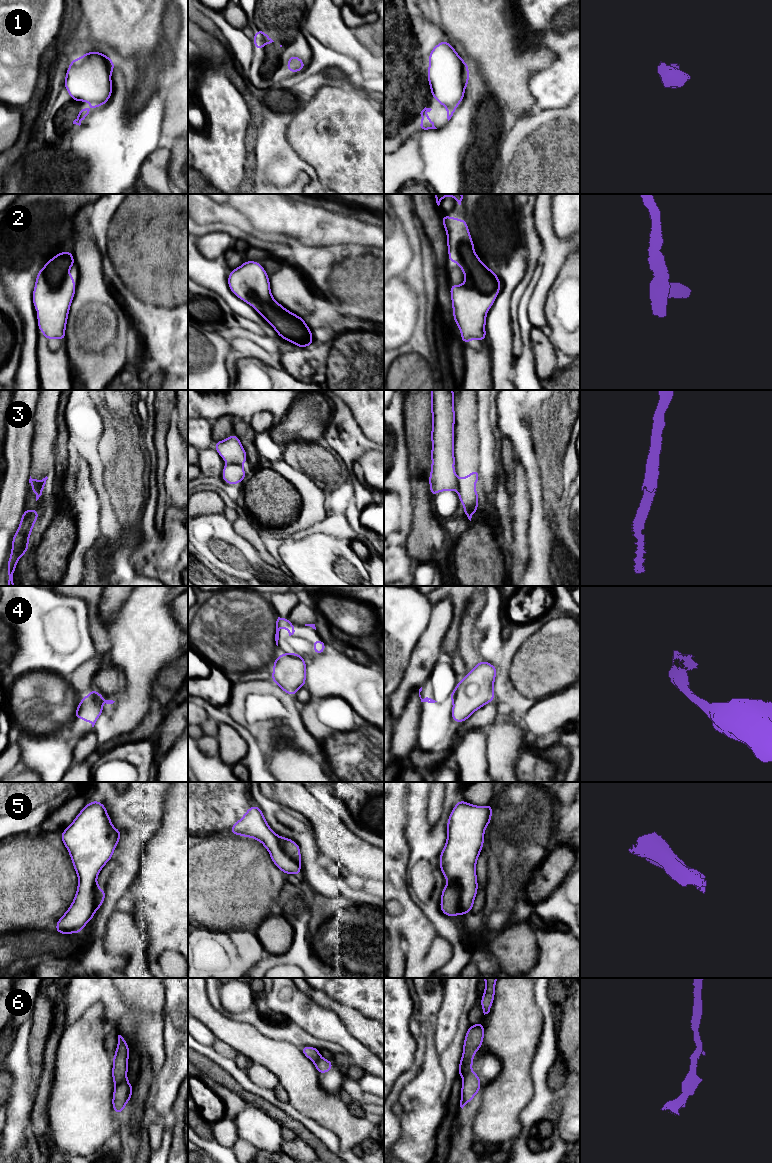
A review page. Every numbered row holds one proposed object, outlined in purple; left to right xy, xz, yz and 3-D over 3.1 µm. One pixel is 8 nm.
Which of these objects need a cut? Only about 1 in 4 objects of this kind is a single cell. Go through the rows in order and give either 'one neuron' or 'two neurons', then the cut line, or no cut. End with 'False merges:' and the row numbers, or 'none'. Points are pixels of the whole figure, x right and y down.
1: one neuron | no cut
2: one neuron | no cut
3: two neurons | yz (457, 480), (458, 490)
4: two neurons | xy (92, 688), (95, 696), (102, 701)
5: two neurons | yz (453, 881), (459, 888), (459, 913)
6: two neurons | xy (126, 1077), (115, 1087)
False merges: 3, 4, 5, 6

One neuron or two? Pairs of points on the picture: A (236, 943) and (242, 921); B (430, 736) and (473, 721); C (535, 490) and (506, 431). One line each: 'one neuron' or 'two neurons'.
A: two neurons
B: two neurons
C: one neuron

